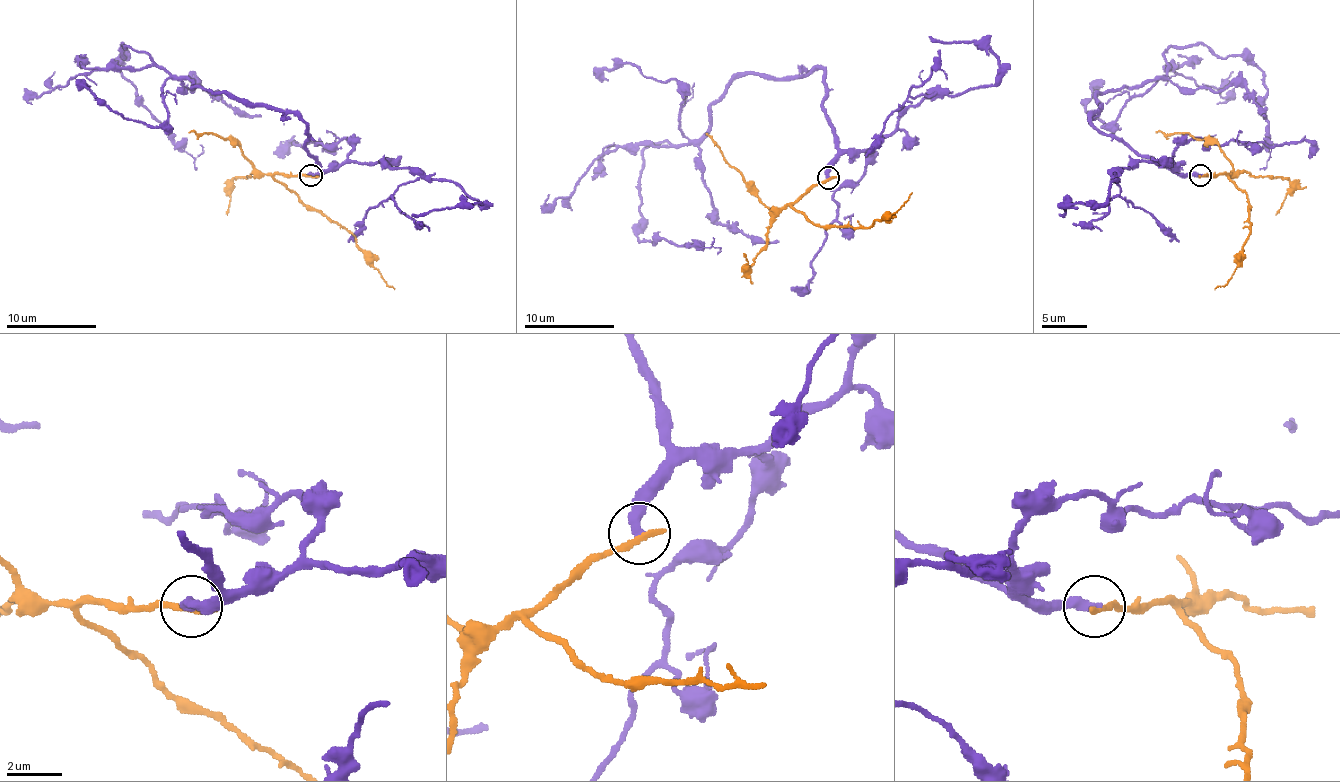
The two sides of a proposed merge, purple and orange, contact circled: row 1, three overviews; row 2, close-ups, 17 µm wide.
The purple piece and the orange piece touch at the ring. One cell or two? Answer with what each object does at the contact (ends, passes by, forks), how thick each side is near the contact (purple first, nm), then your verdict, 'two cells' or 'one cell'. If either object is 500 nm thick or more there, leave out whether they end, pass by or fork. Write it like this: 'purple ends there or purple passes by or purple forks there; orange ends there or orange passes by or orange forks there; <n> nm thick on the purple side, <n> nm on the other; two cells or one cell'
purple ends there; orange ends there; 360 nm thick on the purple side, 280 nm on the other; two cells

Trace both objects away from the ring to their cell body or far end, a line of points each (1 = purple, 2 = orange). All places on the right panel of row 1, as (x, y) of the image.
1: (1199, 176), (1104, 135), (1095, 97), (1161, 79), (1170, 47), (1206, 45), (1260, 70), (1269, 158), (1276, 144)
2: (1202, 176), (1226, 176), (1249, 203), (1249, 237), (1242, 248), (1242, 261), (1215, 289)

